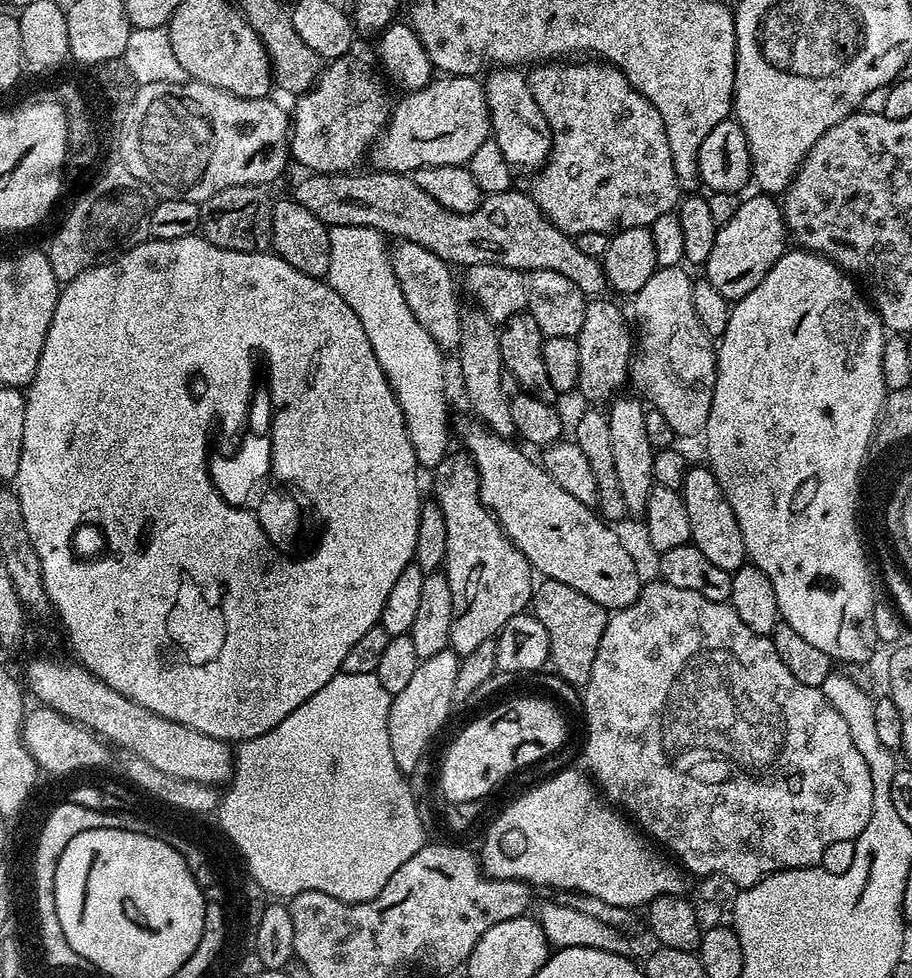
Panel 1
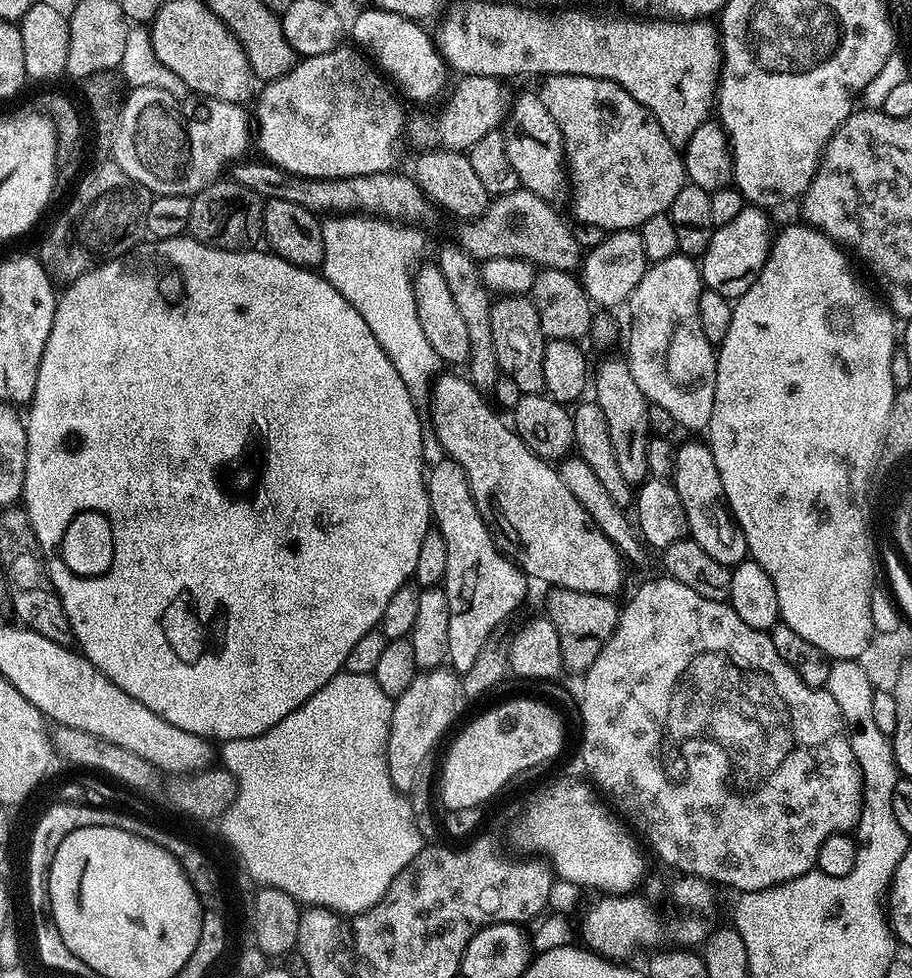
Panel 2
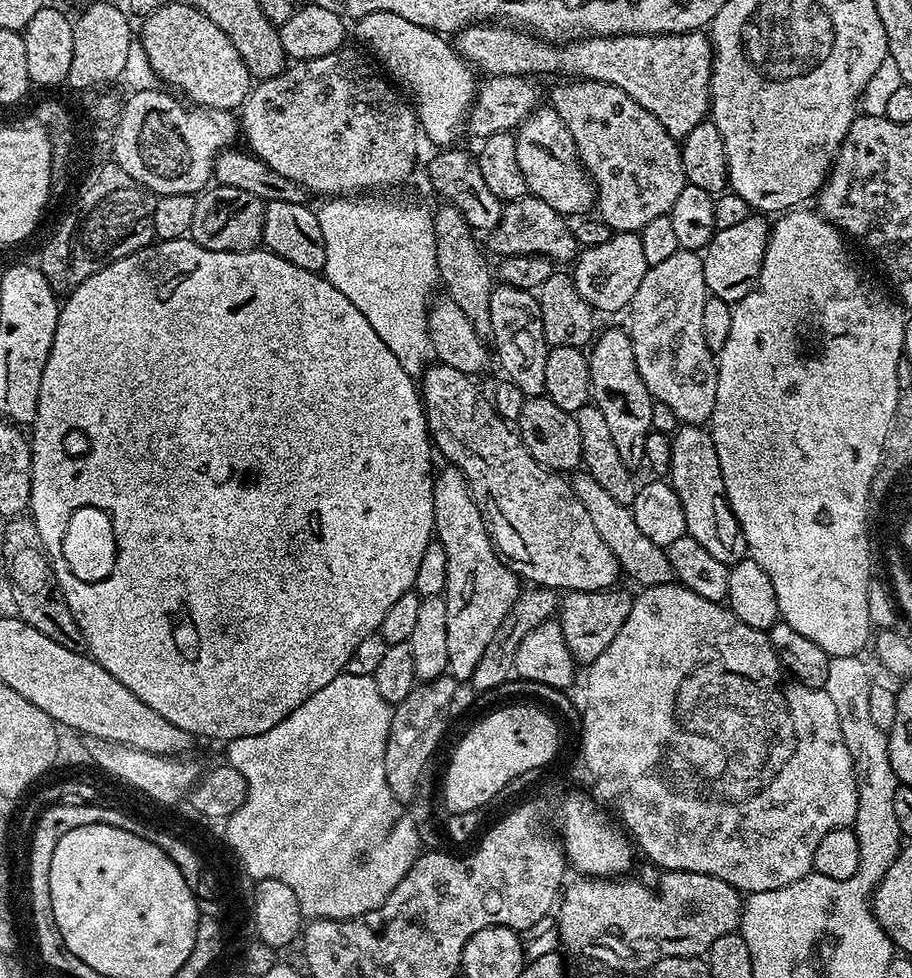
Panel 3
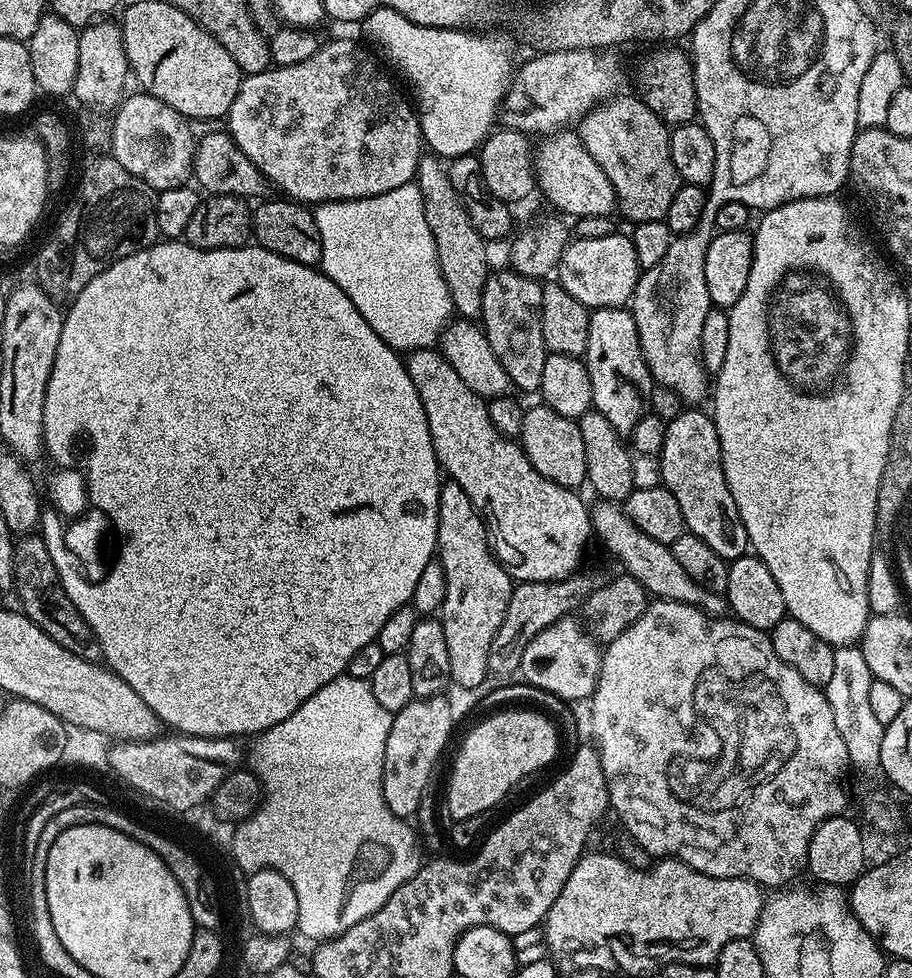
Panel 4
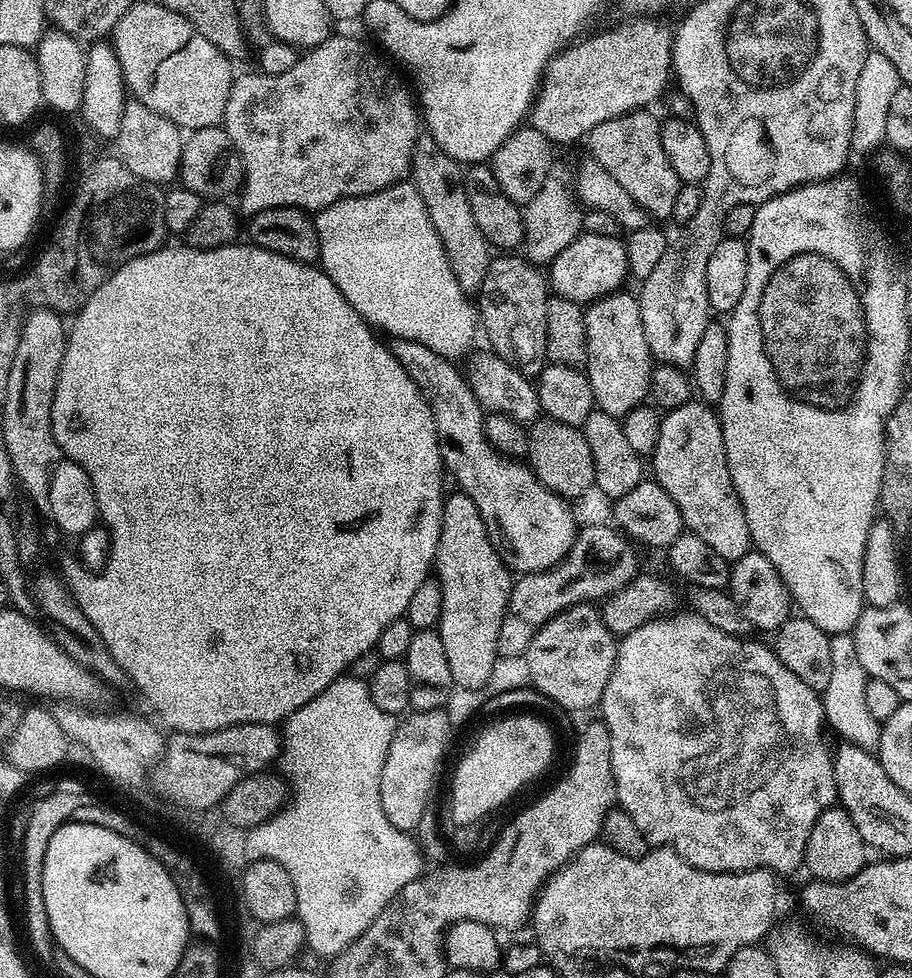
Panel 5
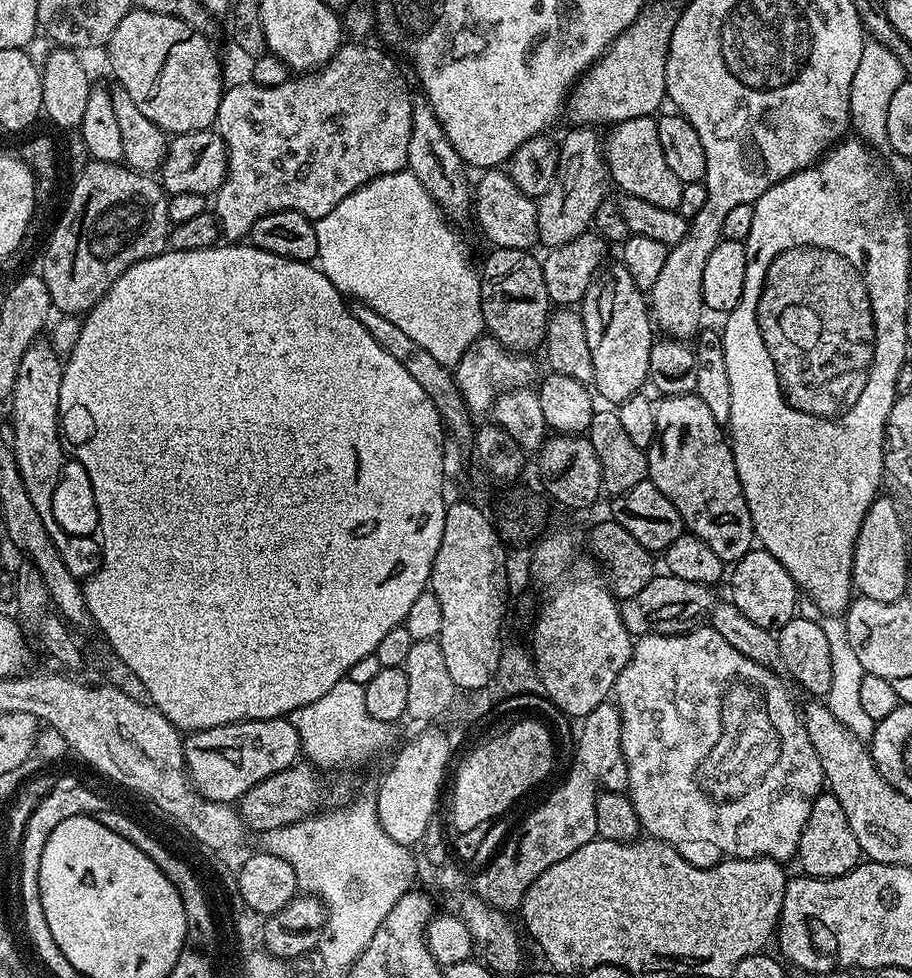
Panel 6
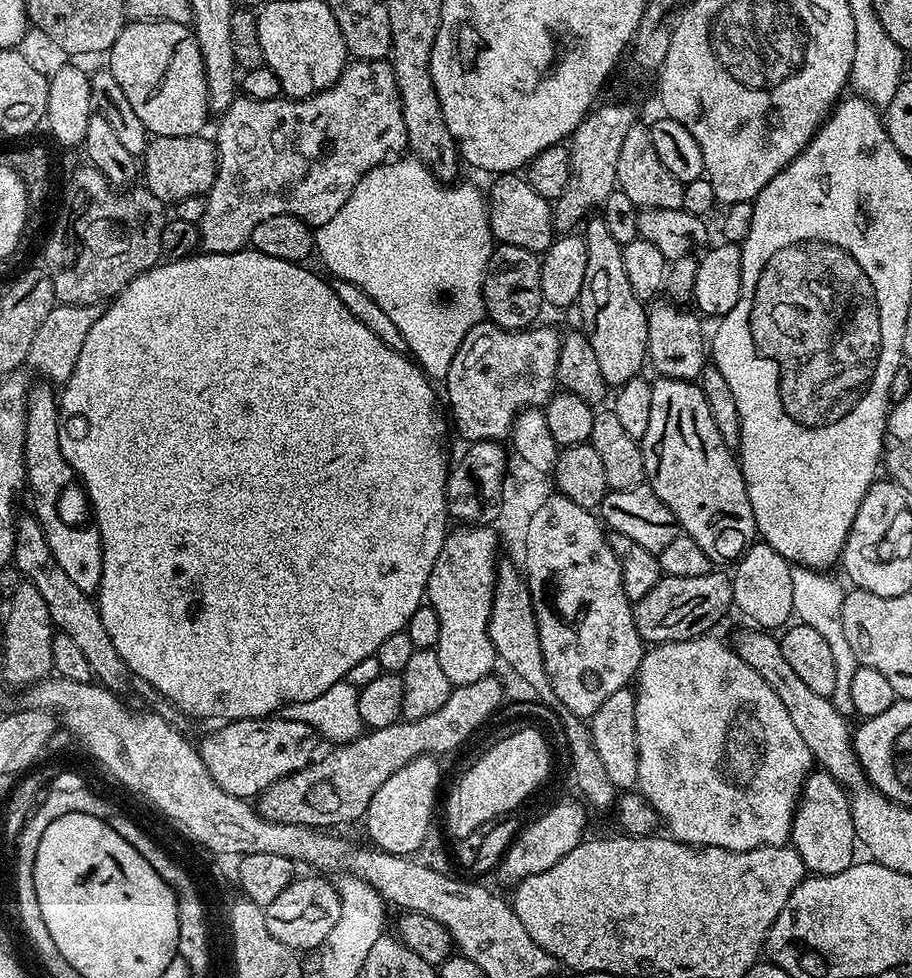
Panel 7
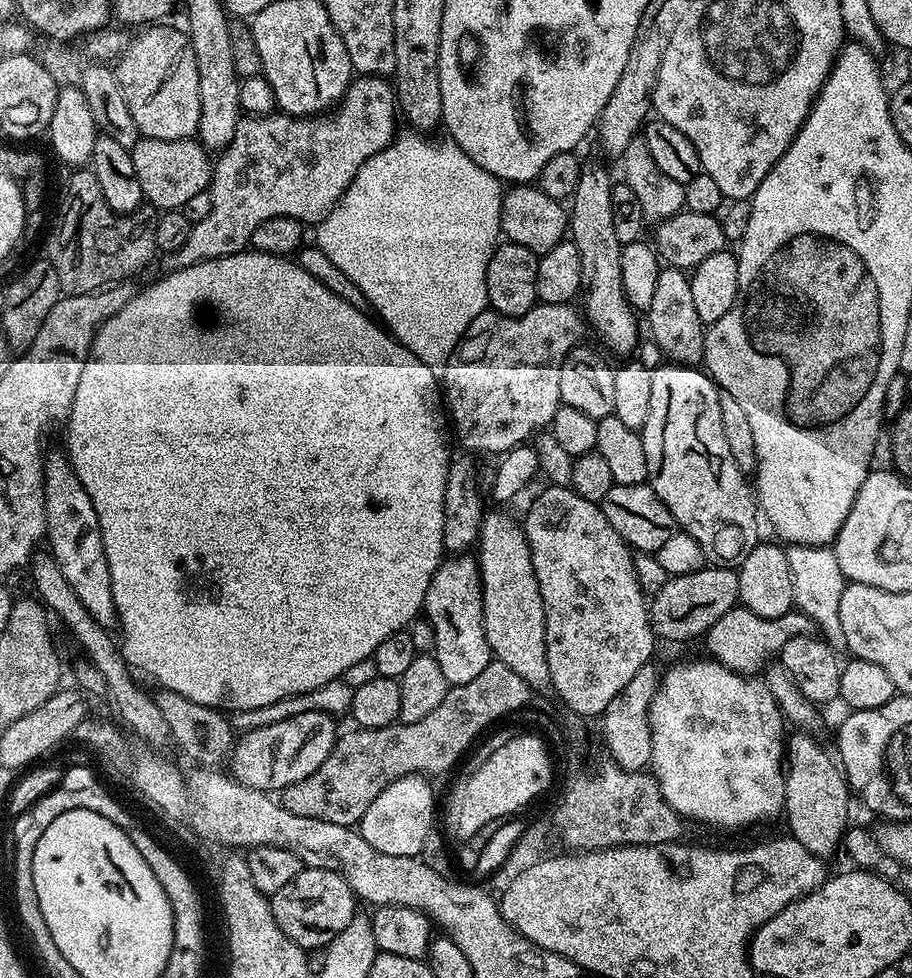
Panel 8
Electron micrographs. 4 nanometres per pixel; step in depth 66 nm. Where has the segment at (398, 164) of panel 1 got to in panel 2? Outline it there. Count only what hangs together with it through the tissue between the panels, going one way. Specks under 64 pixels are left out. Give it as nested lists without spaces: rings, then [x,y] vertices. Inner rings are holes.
[[[460,76],[457,84],[451,85],[447,93],[448,101],[440,108],[436,120],[432,116],[411,117],[410,128],[412,140],[428,150],[447,150],[449,152],[464,152],[478,142],[478,138],[497,131],[506,119],[506,100],[500,89],[501,81],[494,76]]]

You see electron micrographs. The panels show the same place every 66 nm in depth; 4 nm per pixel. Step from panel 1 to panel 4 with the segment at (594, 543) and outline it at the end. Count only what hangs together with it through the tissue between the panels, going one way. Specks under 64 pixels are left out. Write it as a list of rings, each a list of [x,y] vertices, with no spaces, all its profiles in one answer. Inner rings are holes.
[[[435,347],[419,348],[407,353],[404,369],[410,374],[410,382],[414,382],[414,390],[418,390],[437,462],[447,475],[448,472],[452,475],[449,476],[451,483],[466,490],[466,498],[470,498],[484,519],[484,527],[488,529],[488,539],[497,560],[513,581],[546,582],[565,580],[573,575],[584,560],[588,539],[591,541],[594,536],[590,508],[587,503],[584,505],[583,498],[579,496],[581,493],[558,486],[550,482],[550,478],[542,478],[542,474],[530,466],[530,458],[526,458],[519,443],[504,436],[496,429],[494,422],[490,422],[485,397],[470,390],[470,386],[458,378],[454,366],[450,366],[450,362],[446,362],[444,355]]]

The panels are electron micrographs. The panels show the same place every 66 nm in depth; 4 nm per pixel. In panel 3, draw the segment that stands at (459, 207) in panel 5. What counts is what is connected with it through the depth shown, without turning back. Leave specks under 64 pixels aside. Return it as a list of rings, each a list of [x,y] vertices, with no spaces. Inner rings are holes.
[[[441,203],[439,205],[439,207],[440,207],[440,209],[438,209],[437,212],[433,211],[431,213],[432,229],[434,230],[434,234],[436,235],[436,270],[437,270],[437,273],[438,273],[439,283],[441,285],[444,283],[443,291],[448,295],[449,298],[452,299],[452,301],[454,302],[454,306],[458,306],[458,310],[462,310],[462,314],[466,314],[466,318],[470,318],[470,326],[472,326],[474,328],[477,335],[479,335],[481,338],[491,337],[492,327],[490,326],[490,294],[492,293],[492,290],[493,290],[493,287],[494,287],[494,272],[493,272],[493,269],[490,267],[490,264],[489,264],[489,268],[488,268],[487,262],[484,261],[485,253],[482,251],[482,248],[481,248],[482,253],[480,253],[480,248],[479,248],[478,245],[476,245],[475,238],[472,237],[472,236],[475,236],[474,235],[474,230],[466,222],[466,218],[462,218],[462,214],[452,204]]]

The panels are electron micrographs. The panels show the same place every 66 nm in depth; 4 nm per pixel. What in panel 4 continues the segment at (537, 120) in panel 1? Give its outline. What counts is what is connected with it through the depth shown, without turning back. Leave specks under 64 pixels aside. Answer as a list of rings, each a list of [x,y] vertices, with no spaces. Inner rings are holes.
[[[565,130],[545,135],[541,144],[534,148],[534,167],[536,169],[536,187],[539,195],[544,195],[559,213],[575,218],[602,214],[612,216],[617,211],[618,201],[614,186],[582,142],[579,131]]]

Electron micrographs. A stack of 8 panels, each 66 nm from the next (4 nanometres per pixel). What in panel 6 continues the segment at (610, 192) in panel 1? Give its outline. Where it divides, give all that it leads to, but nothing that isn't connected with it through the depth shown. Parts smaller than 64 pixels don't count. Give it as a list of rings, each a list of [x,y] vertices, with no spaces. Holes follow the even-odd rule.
[[[639,116],[638,118],[630,118],[623,120],[620,124],[611,125],[607,129],[608,140],[603,141],[604,159],[608,166],[608,175],[611,183],[621,188],[624,196],[633,196],[634,198],[642,198],[642,202],[650,202],[650,206],[662,206],[663,208],[679,209],[682,202],[682,183],[674,170],[670,170],[670,166],[666,166],[666,157],[662,155],[662,146],[658,142],[658,126],[656,120],[652,116]]]

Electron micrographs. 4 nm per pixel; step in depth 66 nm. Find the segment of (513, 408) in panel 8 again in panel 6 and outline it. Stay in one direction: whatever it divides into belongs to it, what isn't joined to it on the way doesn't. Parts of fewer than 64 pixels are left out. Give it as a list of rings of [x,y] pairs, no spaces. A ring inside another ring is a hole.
[[[482,334],[471,344],[466,354],[462,354],[462,358],[456,363],[454,375],[458,390],[473,417],[487,417],[499,393],[508,392],[511,388],[529,387],[537,379],[536,364],[528,356],[531,355],[504,348],[487,334]]]

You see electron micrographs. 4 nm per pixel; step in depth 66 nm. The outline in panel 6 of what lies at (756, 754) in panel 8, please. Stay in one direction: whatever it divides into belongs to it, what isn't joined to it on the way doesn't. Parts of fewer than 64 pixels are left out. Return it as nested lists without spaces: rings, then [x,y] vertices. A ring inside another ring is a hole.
[[[701,626],[694,628],[690,632],[684,632],[681,636],[663,636],[662,634],[654,634],[653,636],[639,637],[632,646],[632,660],[626,662],[626,666],[622,670],[622,674],[618,674],[616,679],[616,687],[614,689],[614,703],[616,709],[620,711],[620,725],[622,726],[622,734],[620,735],[620,745],[622,746],[622,754],[626,758],[626,766],[628,767],[628,786],[626,795],[632,801],[634,810],[640,819],[640,827],[653,840],[660,840],[663,844],[669,844],[671,848],[676,848],[678,854],[682,854],[682,858],[686,858],[686,862],[690,862],[699,868],[708,868],[712,864],[719,864],[725,858],[733,860],[752,860],[756,856],[768,856],[771,860],[779,860],[788,862],[788,859],[795,857],[800,851],[800,839],[802,838],[802,830],[806,826],[806,818],[810,818],[810,810],[814,806],[816,799],[820,797],[821,792],[825,791],[824,771],[822,770],[822,762],[818,762],[818,754],[814,754],[814,742],[810,742],[810,734],[806,732],[806,726],[802,719],[801,709],[796,708],[796,704],[792,701],[792,696],[788,693],[789,685],[776,677],[777,673],[771,668],[762,666],[758,662],[754,662],[750,658],[746,658],[746,654],[738,654],[738,650],[734,650],[734,646],[730,646],[730,642],[726,642],[726,638],[722,638],[722,634],[718,634],[711,626]]]

